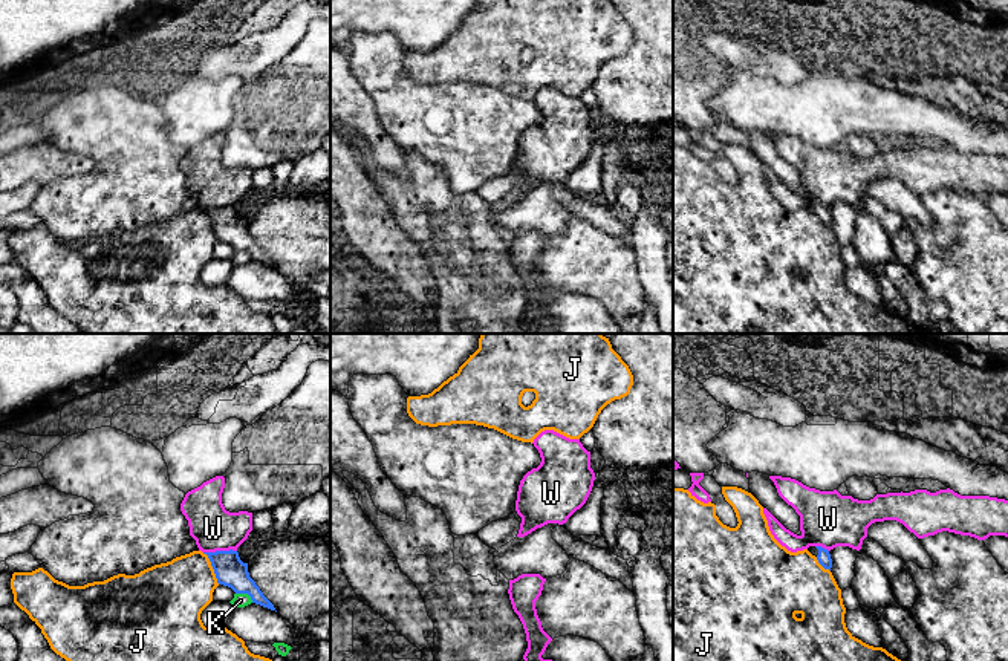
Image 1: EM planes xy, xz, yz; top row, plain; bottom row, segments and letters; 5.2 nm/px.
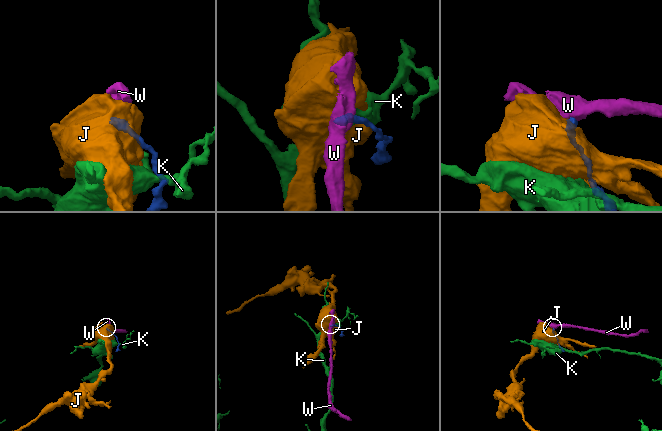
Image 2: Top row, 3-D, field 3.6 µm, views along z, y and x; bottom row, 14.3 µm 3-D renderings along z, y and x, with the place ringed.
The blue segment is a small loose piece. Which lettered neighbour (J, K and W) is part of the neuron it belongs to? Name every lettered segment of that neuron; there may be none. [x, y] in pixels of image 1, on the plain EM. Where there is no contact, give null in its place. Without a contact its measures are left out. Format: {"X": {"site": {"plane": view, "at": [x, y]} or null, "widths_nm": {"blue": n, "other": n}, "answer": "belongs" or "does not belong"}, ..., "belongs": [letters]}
{"J": {"site": {"plane": "xy", "at": [213, 225]}, "widths_nm": {"blue": 160, "other": 340}, "answer": "does not belong"}, "K": {"site": {"plane": "xy", "at": [245, 250]}, "widths_nm": {"blue": 160, "other": 80}, "answer": "does not belong"}, "W": {"site": {"plane": "xy", "at": [219, 208]}, "widths_nm": {"blue": 160, "other": 240}, "answer": "does not belong"}, "belongs": []}

